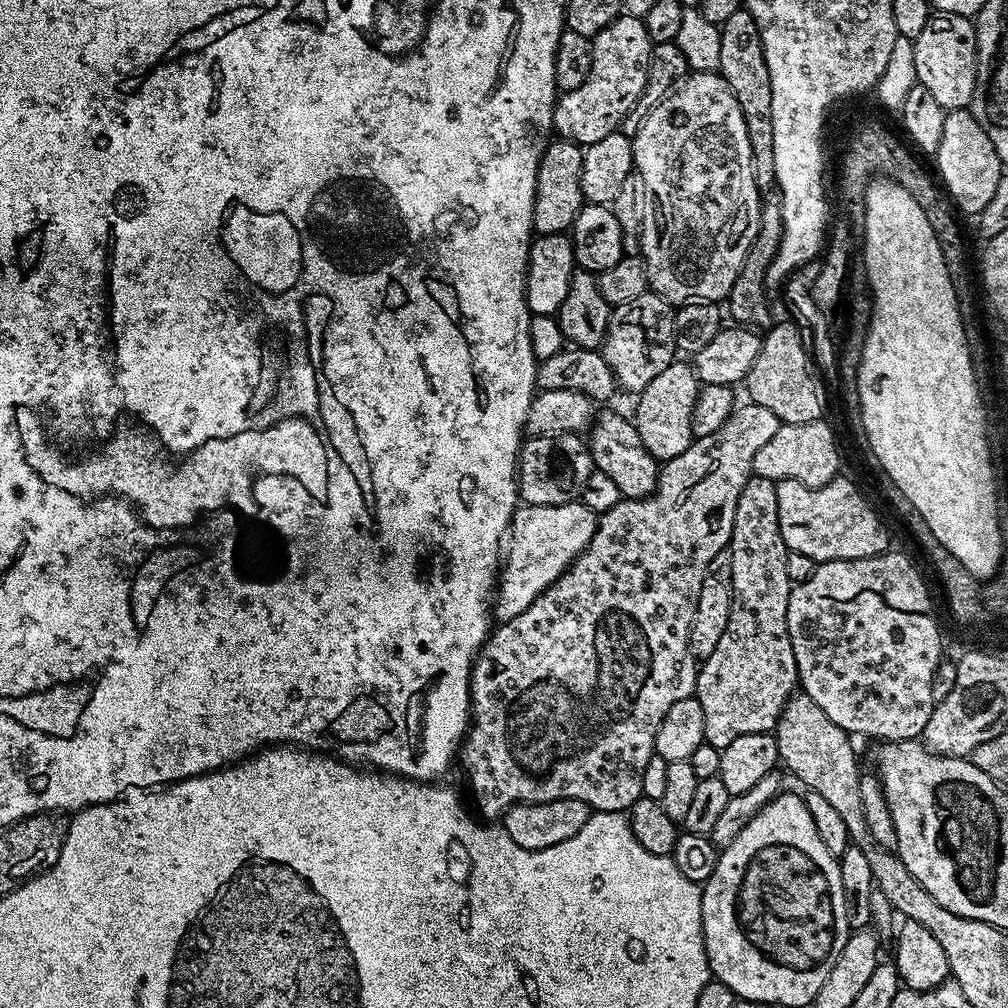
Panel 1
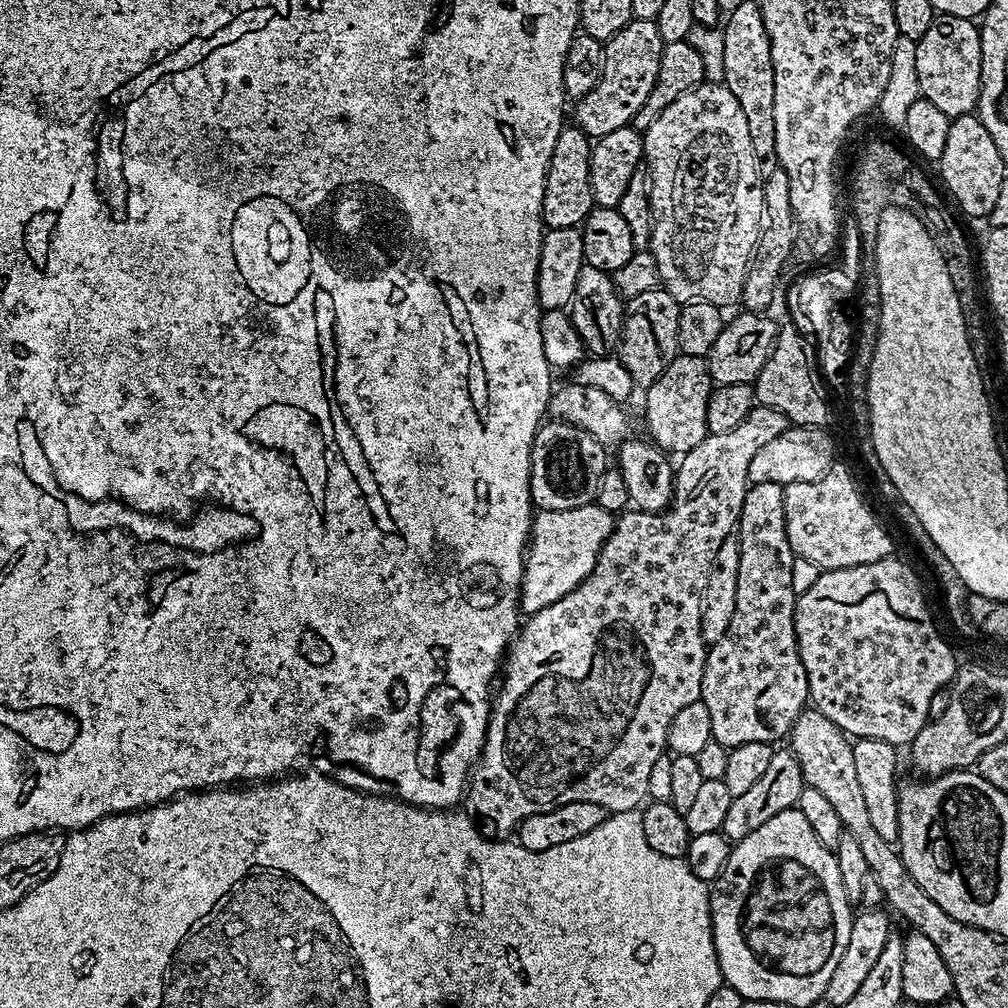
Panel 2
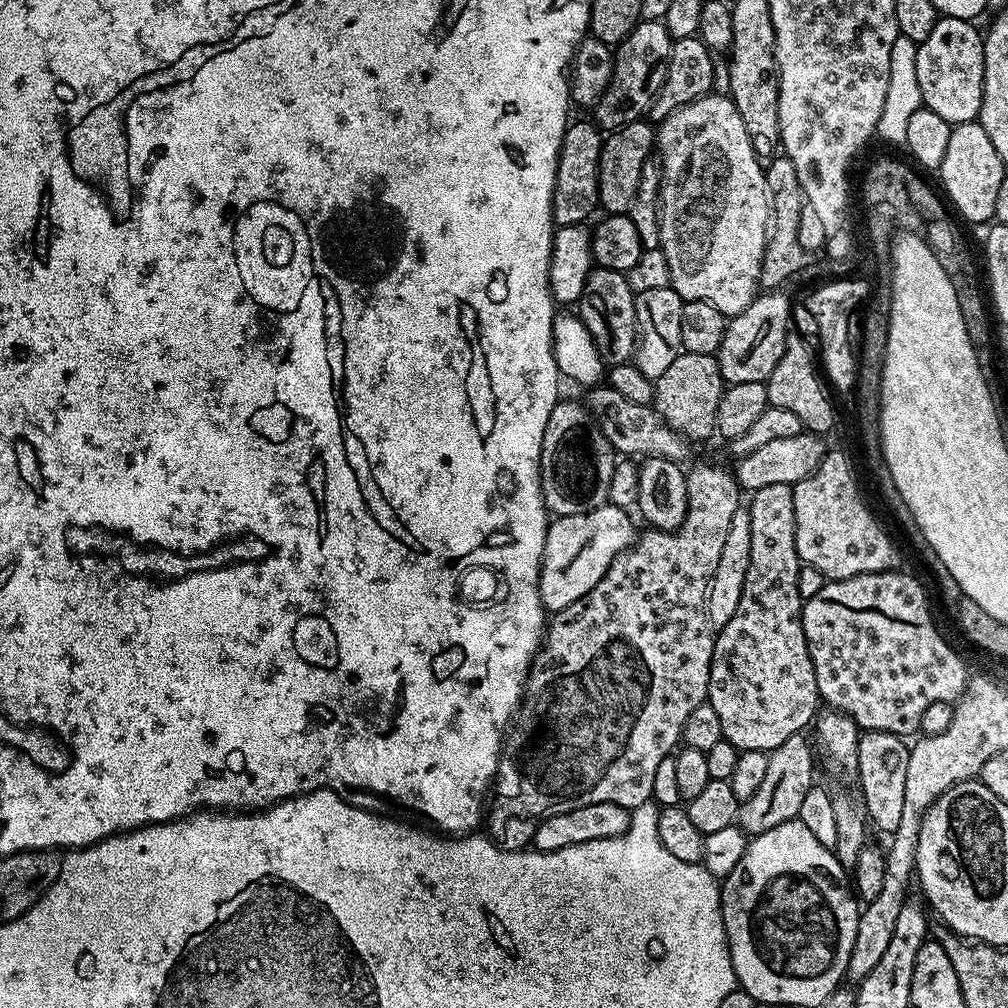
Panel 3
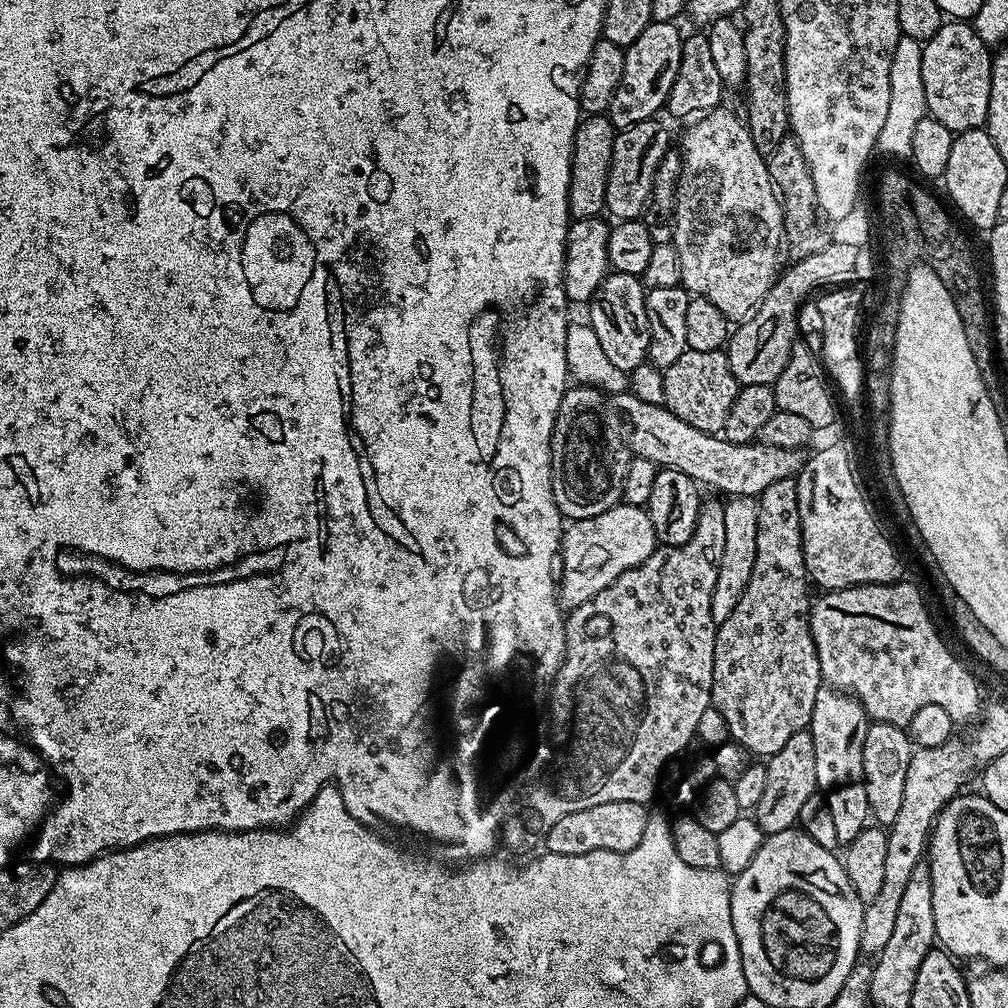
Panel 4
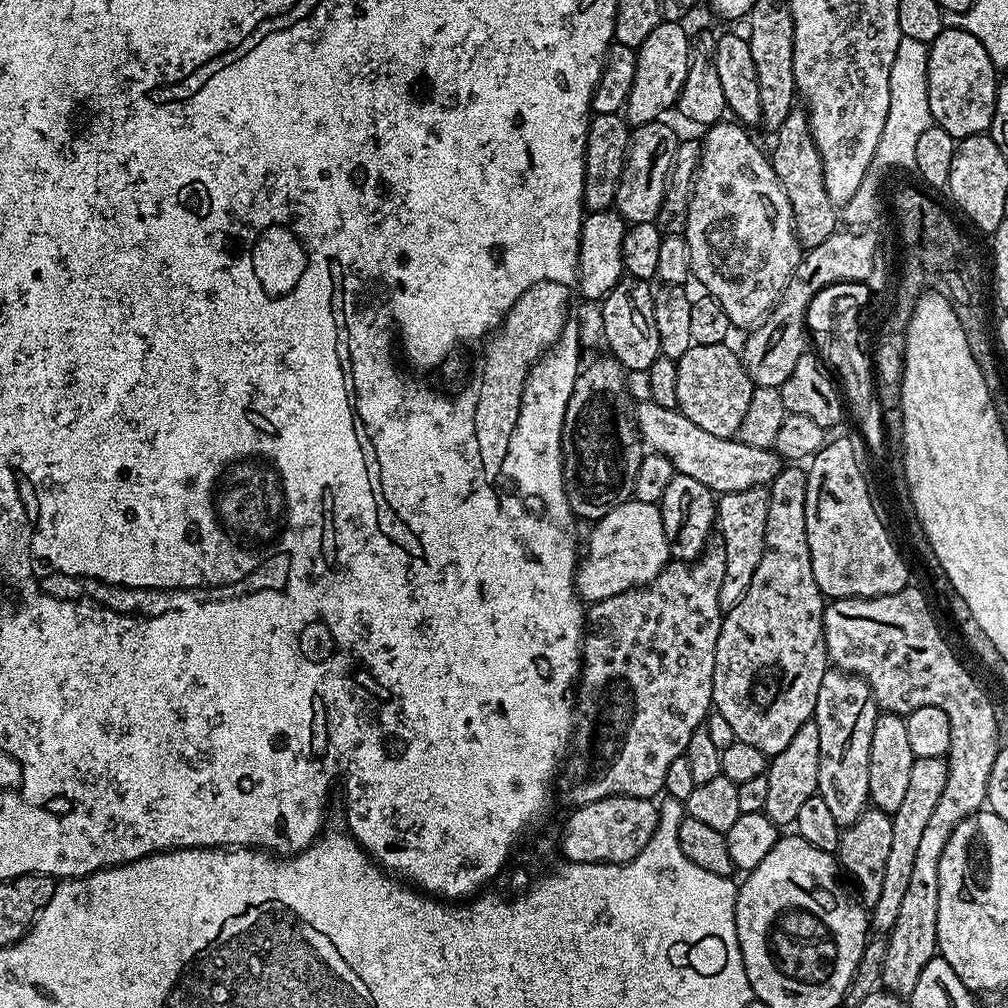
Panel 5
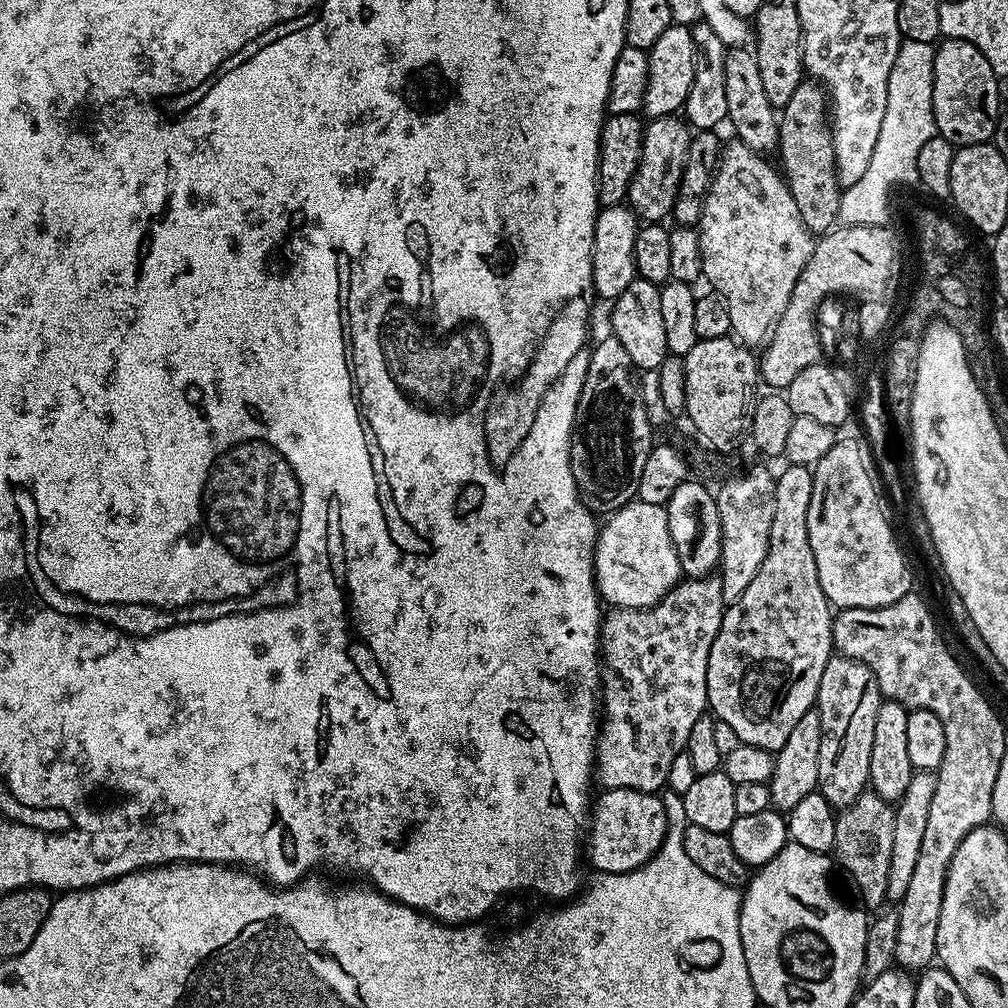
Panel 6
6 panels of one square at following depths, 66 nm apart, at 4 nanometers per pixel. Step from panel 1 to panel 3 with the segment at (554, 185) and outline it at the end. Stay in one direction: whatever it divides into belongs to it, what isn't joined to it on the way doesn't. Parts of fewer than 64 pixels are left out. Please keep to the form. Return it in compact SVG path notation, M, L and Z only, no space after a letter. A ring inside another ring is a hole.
M573 119L562 138L562 150L556 171L556 185L552 195L552 219L557 225L584 224L587 221L587 216L592 211L597 211L600 202L598 166L600 165L604 136L601 129L591 119L588 120Z

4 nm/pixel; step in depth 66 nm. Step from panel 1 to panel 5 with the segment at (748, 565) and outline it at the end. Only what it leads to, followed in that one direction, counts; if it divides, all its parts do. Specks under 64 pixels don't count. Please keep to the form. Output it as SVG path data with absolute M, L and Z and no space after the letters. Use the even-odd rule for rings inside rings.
M784 466L772 483L767 485L768 509L766 510L766 536L764 538L764 553L762 562L758 562L758 570L754 570L754 578L750 578L750 586L746 586L746 594L733 608L723 613L718 634L718 646L714 654L714 682L712 683L712 703L715 711L730 722L736 739L750 742L750 746L758 746L764 755L771 758L778 755L790 743L790 738L798 734L802 725L813 719L818 702L818 686L822 686L822 674L829 671L830 661L826 642L824 641L824 605L826 598L818 590L818 582L814 582L814 566L810 562L810 542L806 542L806 478L807 471L800 466Z

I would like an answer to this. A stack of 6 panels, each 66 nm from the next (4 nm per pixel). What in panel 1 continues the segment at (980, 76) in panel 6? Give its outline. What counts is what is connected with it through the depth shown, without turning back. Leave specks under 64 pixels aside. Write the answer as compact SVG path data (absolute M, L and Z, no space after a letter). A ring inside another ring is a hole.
M942 12L928 17L922 34L914 41L914 66L919 84L930 90L930 95L946 110L968 108L976 85L976 25L969 17L953 12Z

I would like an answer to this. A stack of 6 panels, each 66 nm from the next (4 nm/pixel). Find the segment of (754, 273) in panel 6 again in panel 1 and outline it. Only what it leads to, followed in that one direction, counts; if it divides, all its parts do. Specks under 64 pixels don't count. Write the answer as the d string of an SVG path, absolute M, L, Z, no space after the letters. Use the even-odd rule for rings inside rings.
M719 71L695 72L685 75L682 83L673 88L669 96L650 114L646 114L646 122L642 122L642 130L638 130L632 141L632 166L635 175L640 175L638 184L648 193L643 193L642 207L640 209L640 250L639 255L644 257L646 274L648 275L648 287L657 292L663 300L668 300L673 306L687 304L689 302L724 302L727 301L730 290L734 286L734 278L738 278L738 270L742 270L742 262L754 242L754 234L758 234L760 225L760 206L762 194L754 182L754 170L752 169L752 155L750 154L750 138L746 138L746 122L742 118L742 110L730 90L730 86L724 81Z

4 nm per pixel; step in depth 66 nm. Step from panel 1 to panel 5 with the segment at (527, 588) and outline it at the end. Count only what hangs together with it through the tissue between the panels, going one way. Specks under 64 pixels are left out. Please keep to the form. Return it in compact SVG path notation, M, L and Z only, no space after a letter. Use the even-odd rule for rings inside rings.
M630 499L595 521L591 528L588 549L583 549L576 566L576 591L581 601L605 600L648 584L669 563L668 543L657 505Z

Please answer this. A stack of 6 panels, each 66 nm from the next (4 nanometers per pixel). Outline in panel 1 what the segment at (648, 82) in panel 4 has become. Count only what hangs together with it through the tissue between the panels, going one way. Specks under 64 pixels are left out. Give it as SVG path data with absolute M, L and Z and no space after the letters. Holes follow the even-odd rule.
M621 14L597 36L591 37L592 69L576 90L563 93L552 110L552 127L557 137L587 146L602 142L606 134L619 129L622 118L646 90L648 68L652 65L652 39L639 16Z

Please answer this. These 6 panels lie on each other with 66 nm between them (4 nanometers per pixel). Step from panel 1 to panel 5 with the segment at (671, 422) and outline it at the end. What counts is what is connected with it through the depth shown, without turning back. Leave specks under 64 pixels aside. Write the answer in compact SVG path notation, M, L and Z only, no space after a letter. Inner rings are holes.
M727 343L723 344L693 344L682 354L682 358L676 361L678 370L678 398L676 408L694 426L699 426L701 430L706 430L709 434L714 434L714 438L733 439L739 433L742 418L746 416L746 409L750 406L750 394L754 387L748 371L744 369L743 359L732 348L728 348Z

